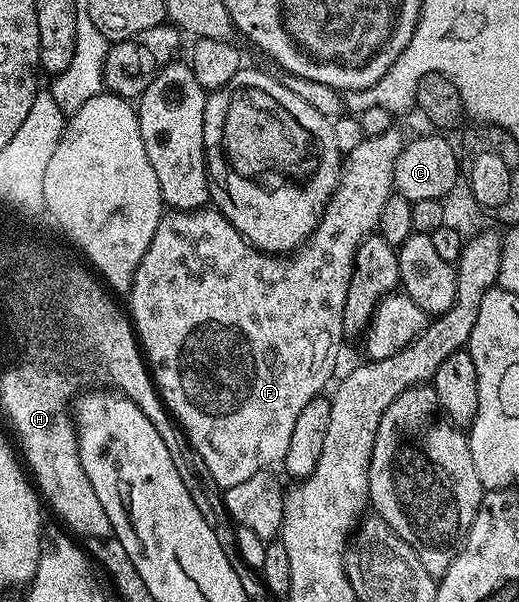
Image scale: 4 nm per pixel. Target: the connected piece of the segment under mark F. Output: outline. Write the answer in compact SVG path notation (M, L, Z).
M391 127L388 131L384 131L384 135L363 137L362 142L351 153L345 154L338 186L331 195L330 202L326 204L326 210L322 213L314 234L299 249L295 249L292 255L260 252L259 249L249 245L240 235L240 231L236 231L236 227L228 223L226 216L214 207L170 211L160 219L156 227L156 235L152 235L152 243L148 243L148 251L144 251L144 259L140 259L138 269L134 273L134 282L130 284L128 314L133 322L146 364L149 365L158 396L180 426L189 448L193 450L196 457L198 452L197 460L200 465L202 460L203 465L201 468L203 470L206 468L210 472L210 477L219 485L219 490L225 491L236 487L236 483L244 483L244 479L256 475L256 471L270 469L273 461L285 462L288 443L292 439L292 427L300 411L304 411L304 407L308 407L308 403L312 403L312 399L319 396L325 390L322 388L329 383L330 376L338 365L338 352L342 349L342 341L344 342L344 299L348 299L348 283L352 279L356 251L362 240L377 230L380 211L384 211L384 203L388 203L394 189L394 168L403 144L404 136L402 137L401 131L398 127Z

